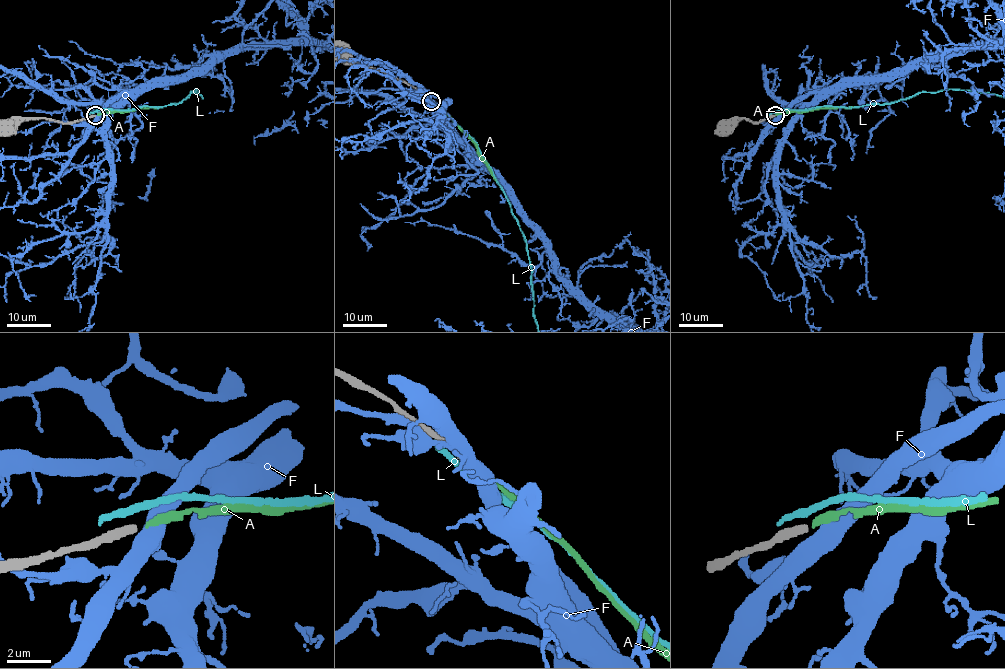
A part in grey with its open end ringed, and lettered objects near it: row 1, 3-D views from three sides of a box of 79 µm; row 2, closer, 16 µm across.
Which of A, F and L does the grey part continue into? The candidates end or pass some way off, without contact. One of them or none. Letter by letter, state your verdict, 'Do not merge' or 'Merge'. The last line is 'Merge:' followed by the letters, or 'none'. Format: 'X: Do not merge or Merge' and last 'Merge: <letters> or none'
A: Merge
F: Do not merge
L: Do not merge
Merge: A

